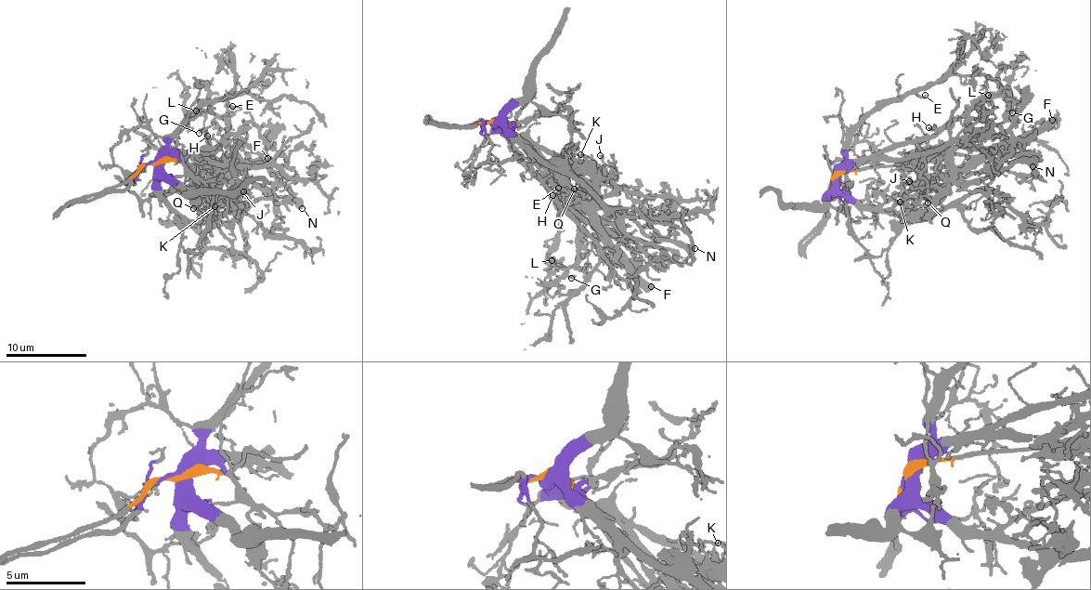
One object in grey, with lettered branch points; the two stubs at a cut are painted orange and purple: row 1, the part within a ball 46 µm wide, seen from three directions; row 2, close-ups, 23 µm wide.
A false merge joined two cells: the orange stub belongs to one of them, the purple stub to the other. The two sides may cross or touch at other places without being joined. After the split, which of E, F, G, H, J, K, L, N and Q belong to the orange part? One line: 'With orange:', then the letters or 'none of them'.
With orange: F, J, K, N, Q

